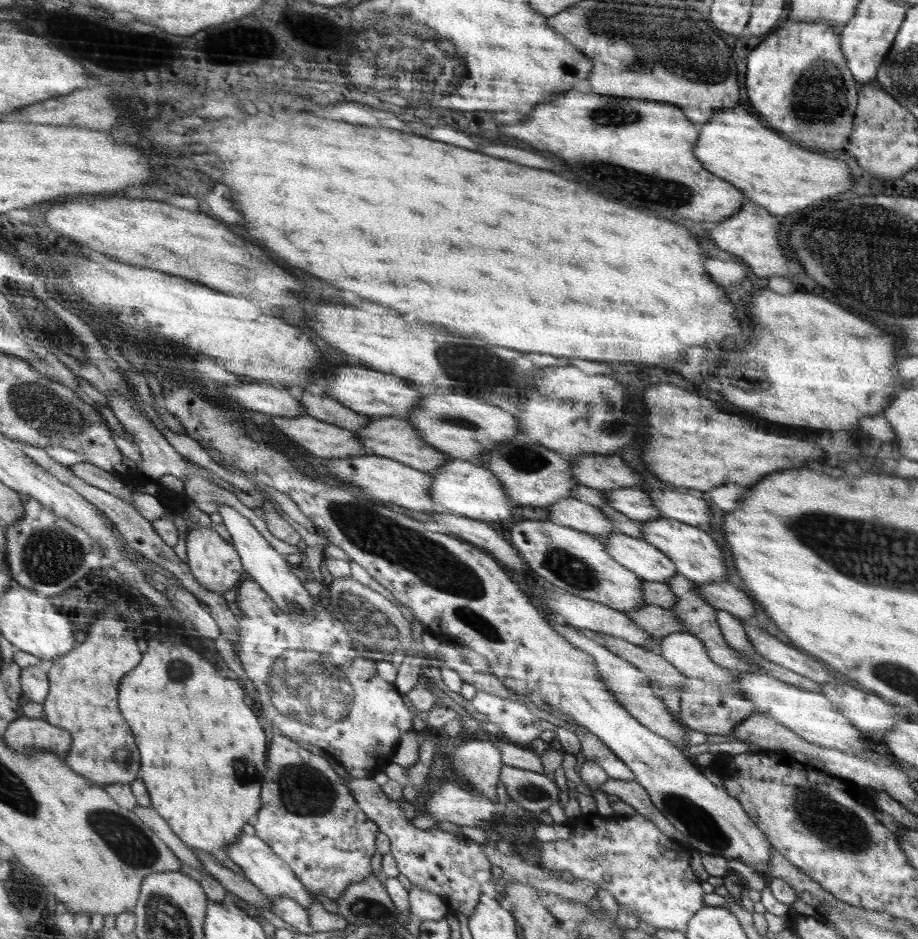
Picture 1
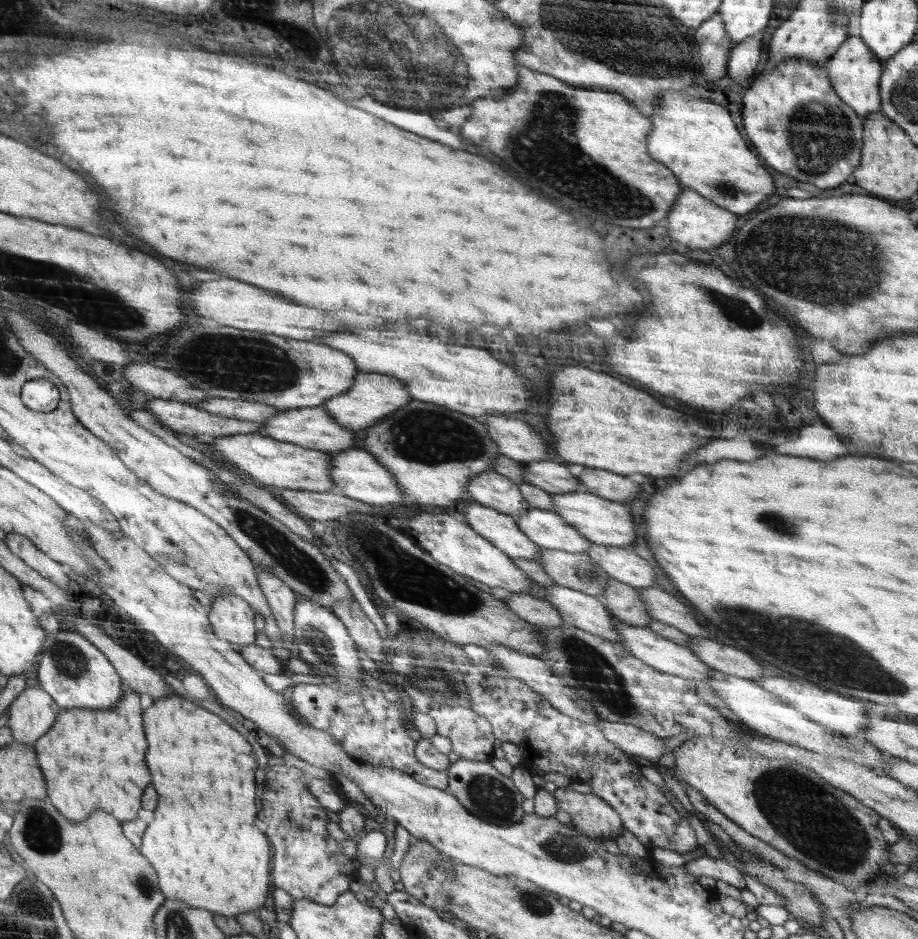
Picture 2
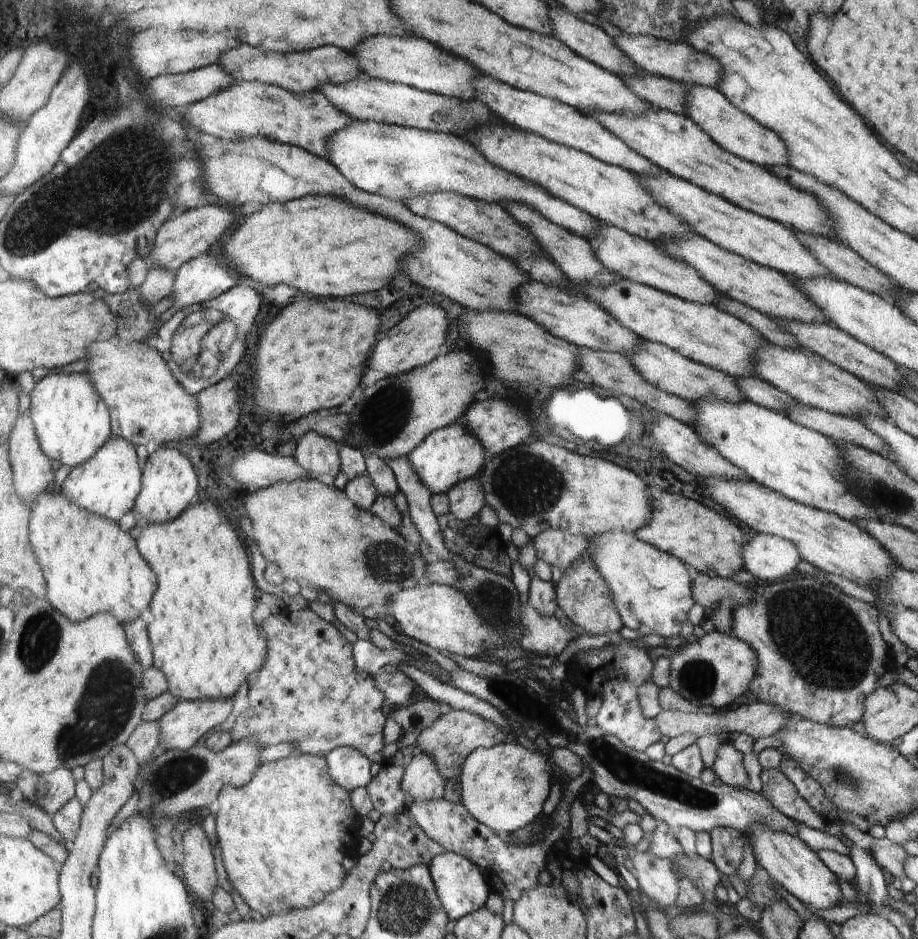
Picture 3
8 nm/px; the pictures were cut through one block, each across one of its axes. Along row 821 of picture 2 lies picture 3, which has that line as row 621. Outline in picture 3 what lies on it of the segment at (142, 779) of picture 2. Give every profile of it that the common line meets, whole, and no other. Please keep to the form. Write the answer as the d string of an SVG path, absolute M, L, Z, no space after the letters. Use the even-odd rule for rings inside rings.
M46 490L33 507L31 536L36 556L44 568L50 584L50 602L66 614L72 622L84 622L98 612L114 612L114 616L124 622L134 622L152 606L158 592L158 576L146 562L146 556L138 550L138 539L131 532L124 532L119 522L106 516L94 514L78 504L74 504L64 490L56 493Z

